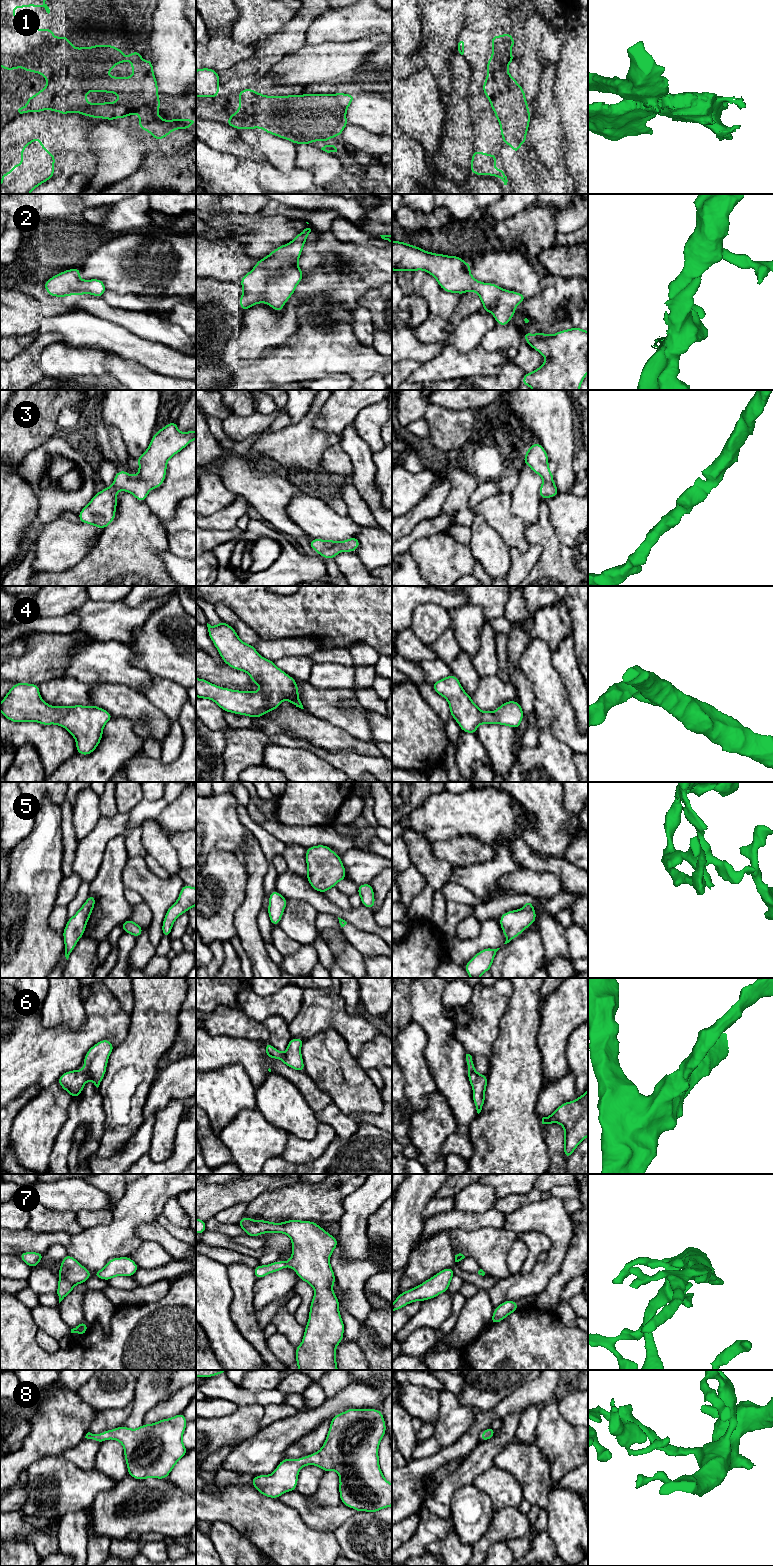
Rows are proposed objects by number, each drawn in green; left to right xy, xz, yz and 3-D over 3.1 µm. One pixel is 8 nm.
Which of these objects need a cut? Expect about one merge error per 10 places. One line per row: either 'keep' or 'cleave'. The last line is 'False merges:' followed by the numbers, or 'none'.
1: cleave
2: keep
3: keep
4: keep
5: keep
6: keep
7: keep
8: keep
False merges: 1

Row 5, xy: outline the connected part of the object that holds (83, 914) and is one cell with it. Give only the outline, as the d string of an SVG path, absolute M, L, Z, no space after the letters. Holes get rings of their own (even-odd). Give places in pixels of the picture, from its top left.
M89 895L86 902L76 912L76 914L69 918L65 929L63 930L63 938L65 944L65 957L68 960L70 953L74 950L78 940L83 936L87 922L91 916L95 906L96 898Z

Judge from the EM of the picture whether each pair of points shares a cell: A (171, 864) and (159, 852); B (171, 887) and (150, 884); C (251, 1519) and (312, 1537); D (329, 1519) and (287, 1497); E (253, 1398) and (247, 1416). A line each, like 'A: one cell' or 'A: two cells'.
A: one cell
B: one cell
C: one cell
D: one cell
E: two cells

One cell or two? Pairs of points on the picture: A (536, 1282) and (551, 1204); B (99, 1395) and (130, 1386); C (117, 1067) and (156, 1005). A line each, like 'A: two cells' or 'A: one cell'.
A: one cell
B: one cell
C: one cell

